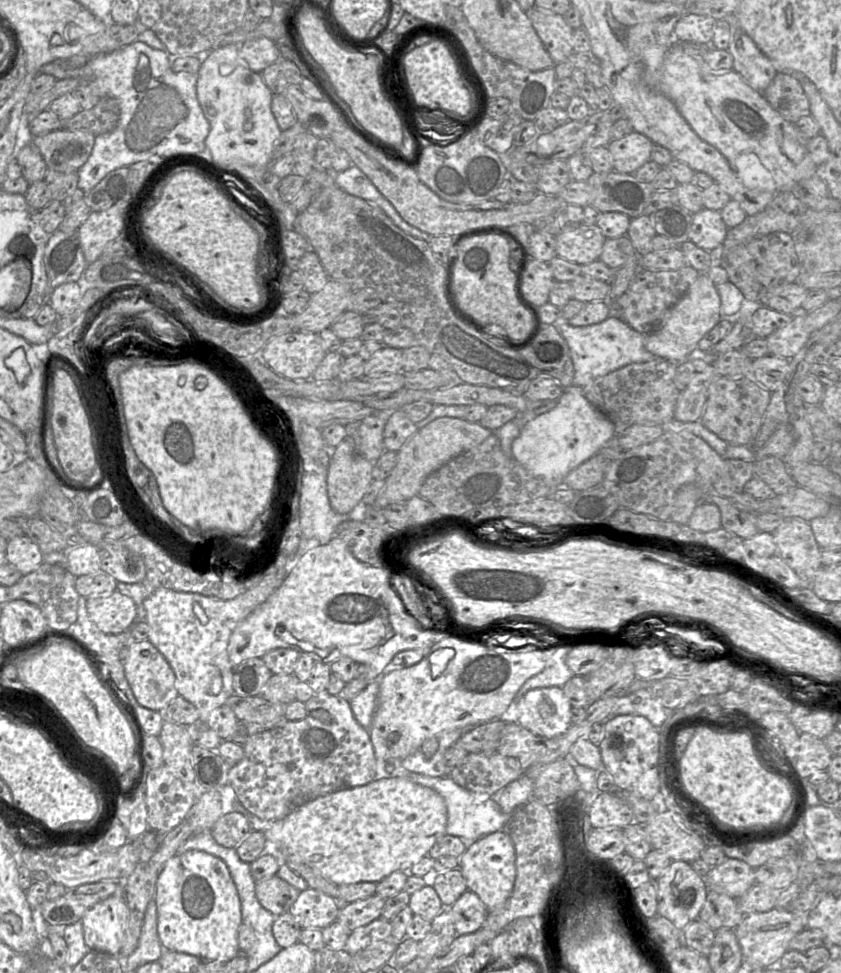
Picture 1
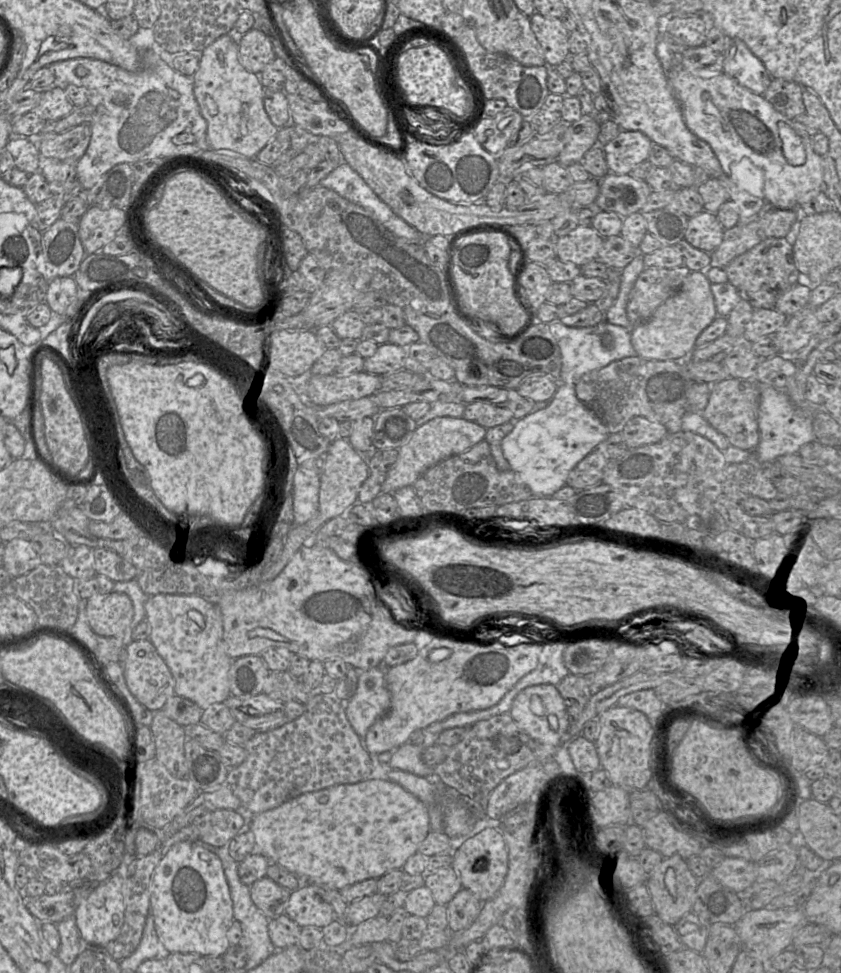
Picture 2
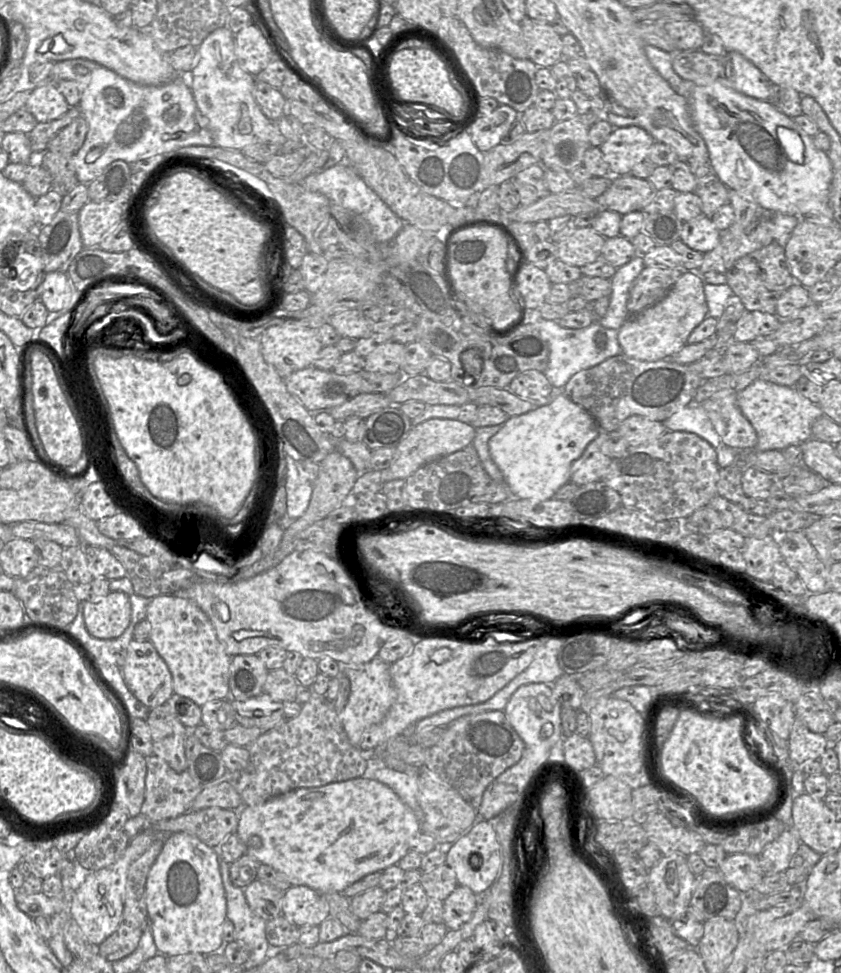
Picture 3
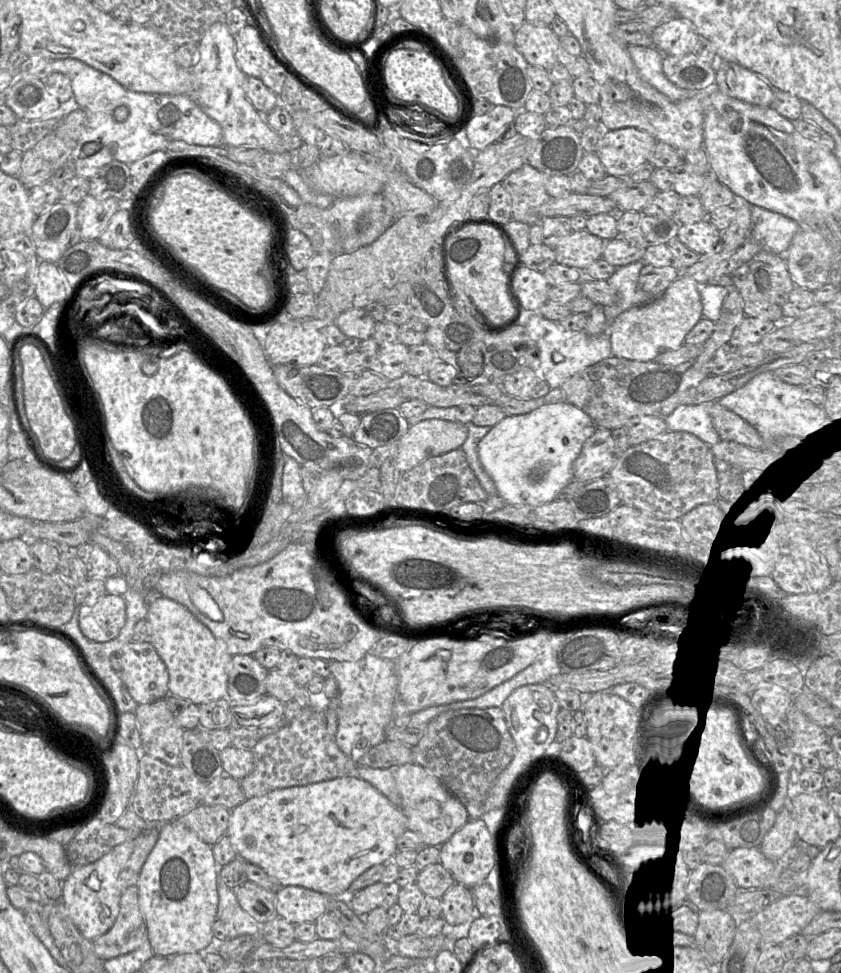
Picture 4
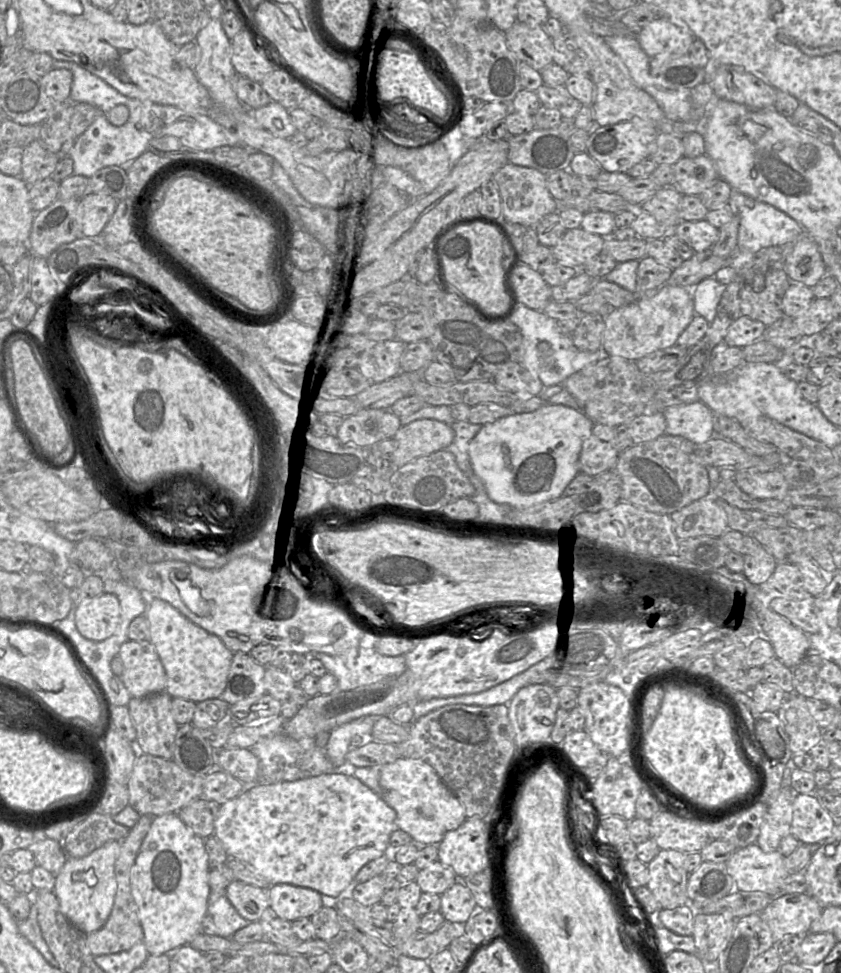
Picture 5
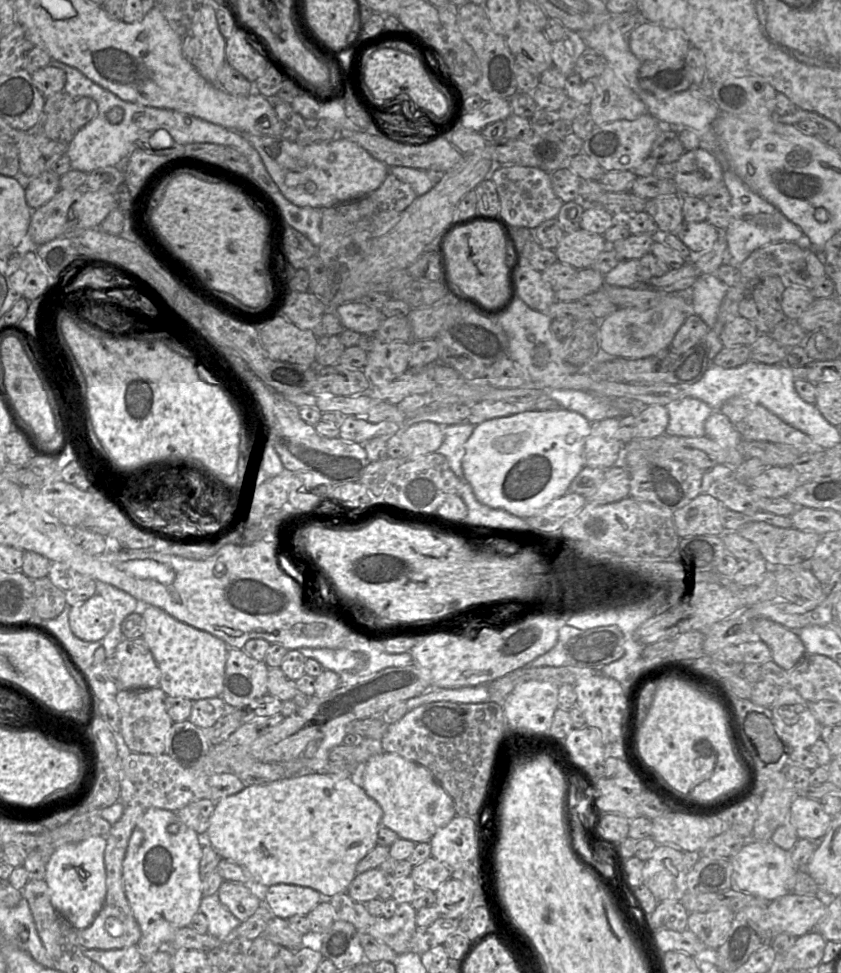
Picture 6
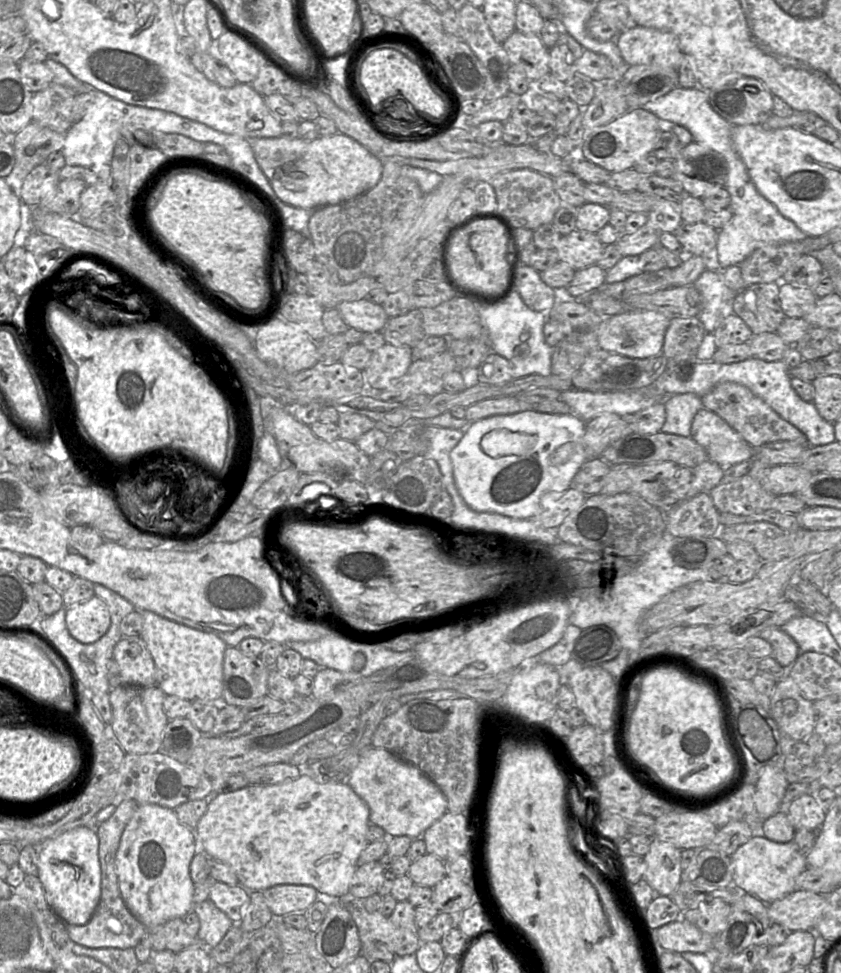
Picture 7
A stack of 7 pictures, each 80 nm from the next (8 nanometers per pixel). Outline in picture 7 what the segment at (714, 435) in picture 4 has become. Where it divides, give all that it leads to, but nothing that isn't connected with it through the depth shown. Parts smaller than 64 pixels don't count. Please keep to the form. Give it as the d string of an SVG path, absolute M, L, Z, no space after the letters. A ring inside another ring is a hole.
M694 393L671 395L663 401L666 408L666 421L662 432L691 437L692 422L703 407L701 397Z

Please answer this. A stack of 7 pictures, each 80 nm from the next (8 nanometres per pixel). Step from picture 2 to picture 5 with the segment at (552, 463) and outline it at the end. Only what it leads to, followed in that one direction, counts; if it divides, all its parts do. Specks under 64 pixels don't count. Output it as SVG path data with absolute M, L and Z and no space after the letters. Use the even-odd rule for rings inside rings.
M545 404L529 413L513 413L484 424L469 445L471 466L483 482L489 498L513 509L524 509L563 496L568 484L579 474L579 457L594 423L581 410L564 405Z

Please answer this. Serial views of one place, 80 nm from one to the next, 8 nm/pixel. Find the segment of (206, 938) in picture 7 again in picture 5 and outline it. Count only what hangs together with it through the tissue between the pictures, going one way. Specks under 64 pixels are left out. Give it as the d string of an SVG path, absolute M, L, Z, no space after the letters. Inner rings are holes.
M211 890L208 898L207 914L213 918L216 935L221 937L232 937L236 931L250 923L229 902L225 890Z

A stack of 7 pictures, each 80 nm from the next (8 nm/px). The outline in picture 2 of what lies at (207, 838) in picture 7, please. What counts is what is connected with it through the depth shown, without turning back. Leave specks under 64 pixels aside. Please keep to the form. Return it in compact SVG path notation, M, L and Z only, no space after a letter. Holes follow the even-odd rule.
M369 779L300 795L277 808L253 815L248 829L255 837L252 854L267 857L302 881L340 891L366 879L379 879L393 869L402 869L430 832L430 817L426 805L399 784Z

